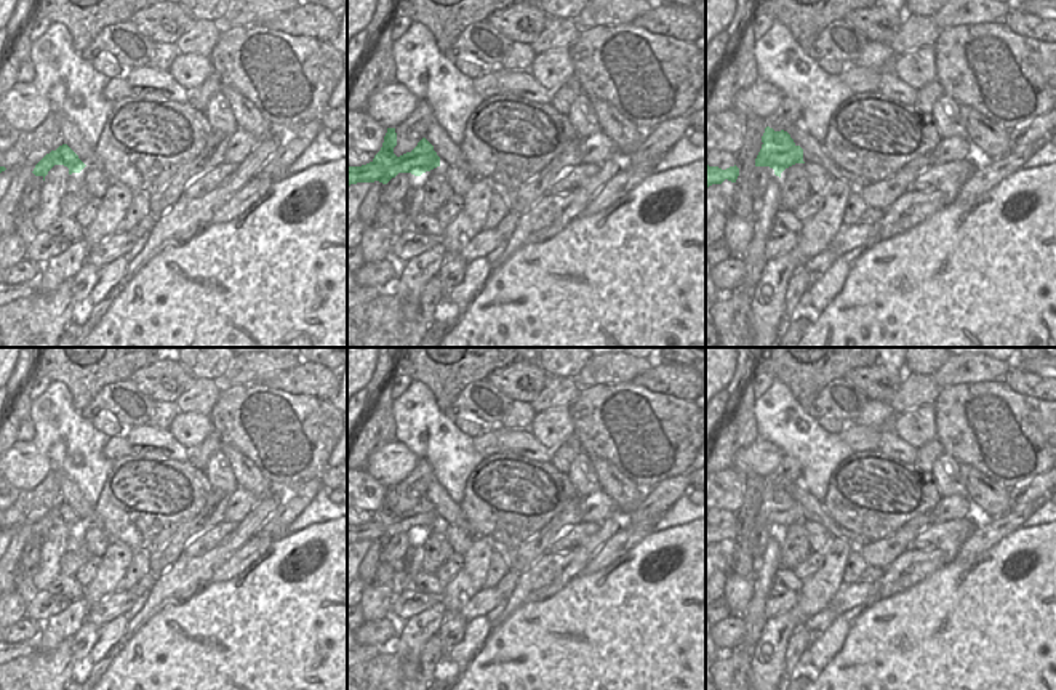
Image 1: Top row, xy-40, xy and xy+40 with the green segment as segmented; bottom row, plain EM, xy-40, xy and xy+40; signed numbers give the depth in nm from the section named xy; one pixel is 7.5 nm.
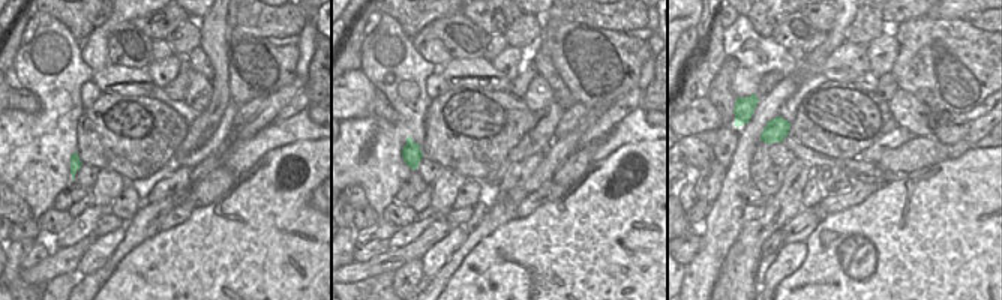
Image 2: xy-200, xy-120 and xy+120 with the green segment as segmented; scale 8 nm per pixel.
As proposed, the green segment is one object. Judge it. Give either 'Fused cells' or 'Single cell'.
Fused cells.

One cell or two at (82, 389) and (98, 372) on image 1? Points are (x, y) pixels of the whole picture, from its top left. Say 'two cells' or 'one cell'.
one cell

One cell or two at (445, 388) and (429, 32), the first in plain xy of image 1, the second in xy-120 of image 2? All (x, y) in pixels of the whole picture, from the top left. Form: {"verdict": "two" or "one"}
{"verdict": "two"}

